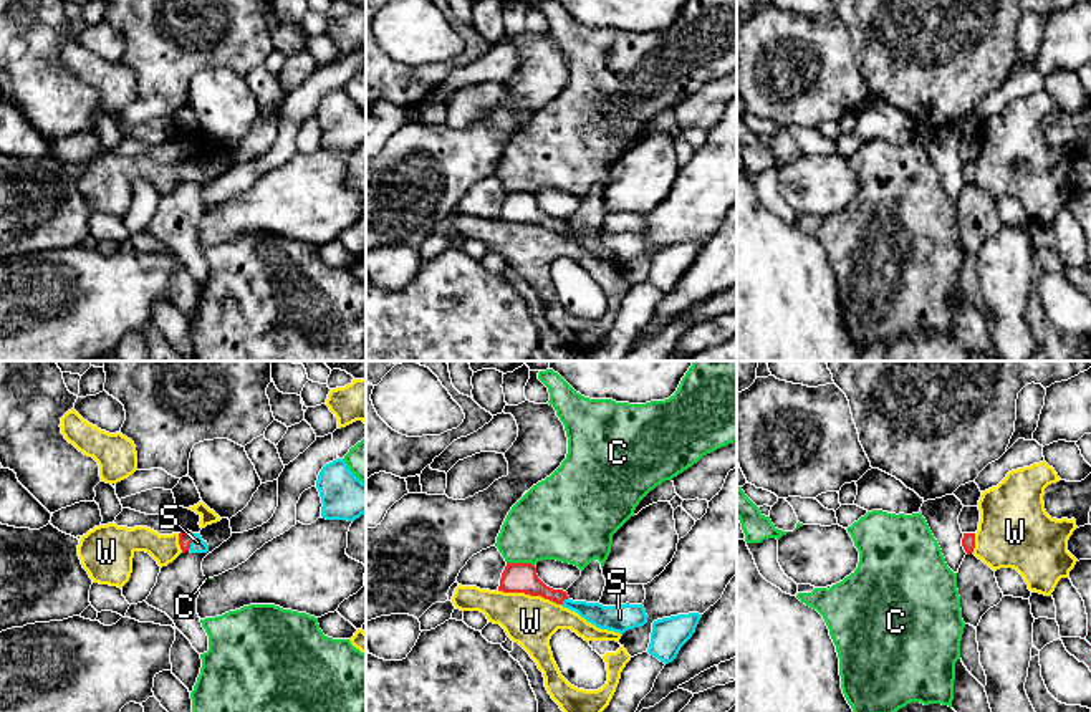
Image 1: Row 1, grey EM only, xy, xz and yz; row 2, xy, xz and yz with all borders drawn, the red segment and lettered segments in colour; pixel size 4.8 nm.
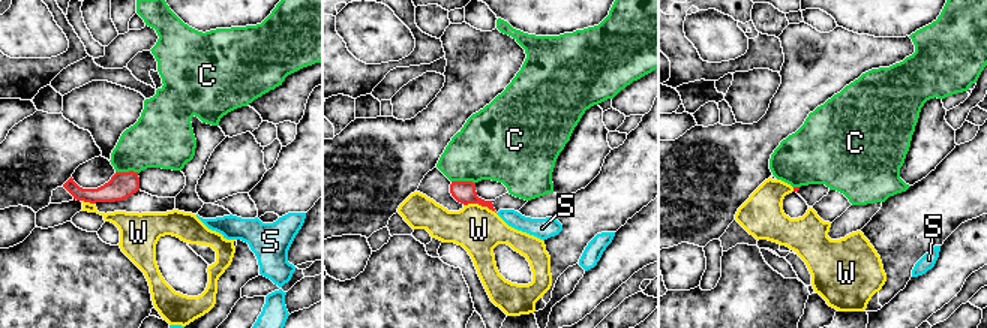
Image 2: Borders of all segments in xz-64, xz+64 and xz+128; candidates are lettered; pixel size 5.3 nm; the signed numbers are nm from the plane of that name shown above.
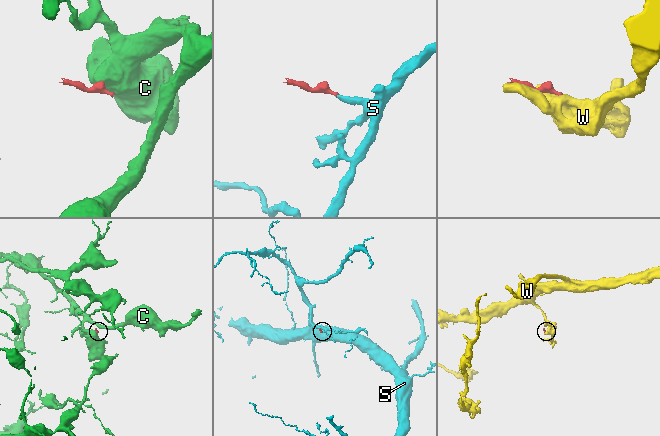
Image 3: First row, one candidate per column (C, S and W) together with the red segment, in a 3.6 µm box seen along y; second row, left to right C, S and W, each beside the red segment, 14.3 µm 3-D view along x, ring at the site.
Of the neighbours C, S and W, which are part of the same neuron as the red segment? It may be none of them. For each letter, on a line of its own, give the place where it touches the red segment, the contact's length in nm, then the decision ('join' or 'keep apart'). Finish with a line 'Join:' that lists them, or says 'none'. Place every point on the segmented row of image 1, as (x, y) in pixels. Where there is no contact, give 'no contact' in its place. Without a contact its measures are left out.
C: meets red in xz at (520, 563); contact 140 nm long; keep apart
S: meets red in xy at (191, 542); contact 90 nm long; join
W: meets red in xz at (528, 593); contact 320 nm long; keep apart
Join: S

